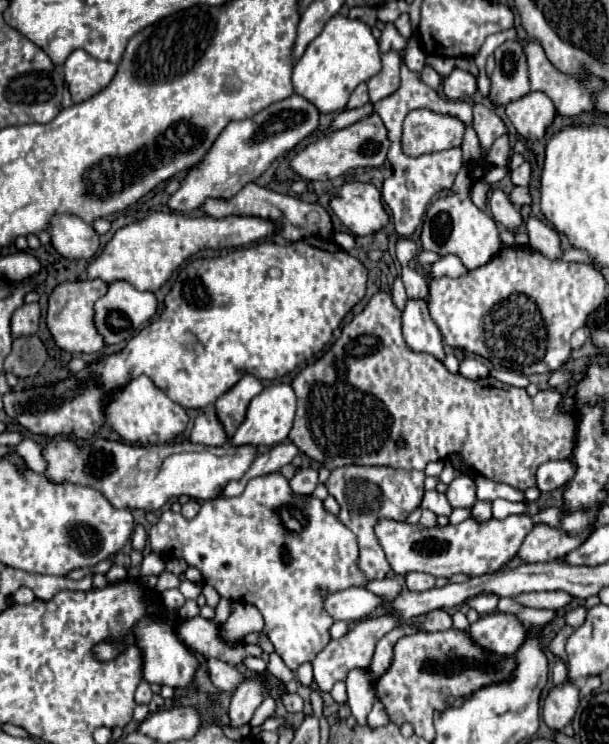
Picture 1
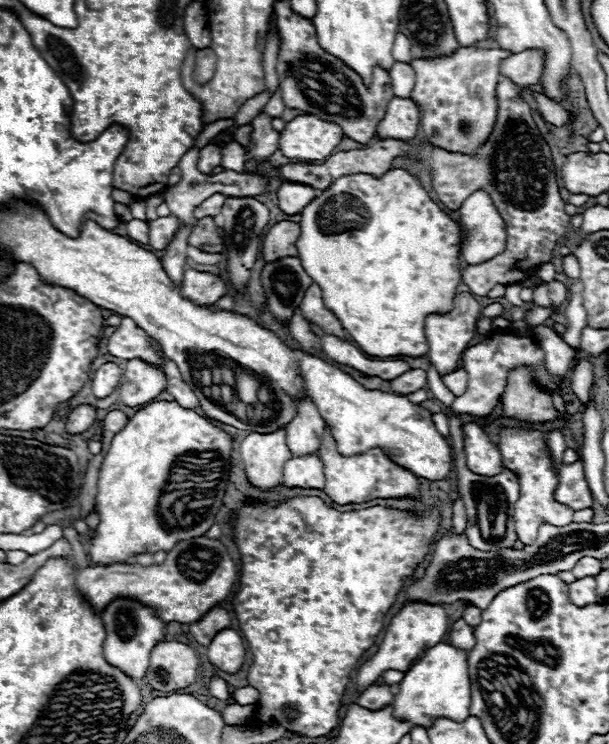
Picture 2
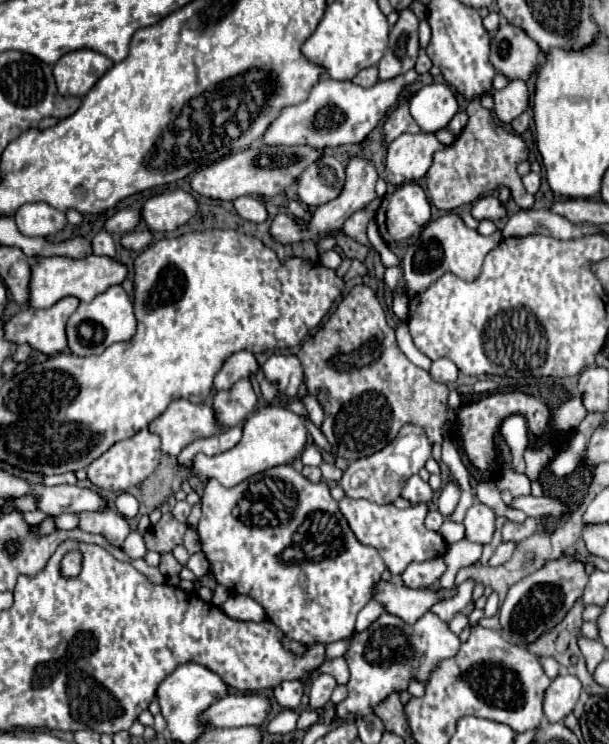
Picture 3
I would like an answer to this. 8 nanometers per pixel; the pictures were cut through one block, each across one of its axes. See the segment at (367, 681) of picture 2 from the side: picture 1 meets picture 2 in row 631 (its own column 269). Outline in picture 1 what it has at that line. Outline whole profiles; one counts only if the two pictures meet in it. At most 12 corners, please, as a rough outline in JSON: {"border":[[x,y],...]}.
{"border":[[272,384],[250,402],[228,442],[274,446],[296,416],[290,384]]}

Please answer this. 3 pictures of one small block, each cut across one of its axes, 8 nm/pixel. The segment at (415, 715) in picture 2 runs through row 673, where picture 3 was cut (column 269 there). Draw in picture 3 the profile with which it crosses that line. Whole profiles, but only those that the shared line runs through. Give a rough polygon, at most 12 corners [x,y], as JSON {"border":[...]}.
{"border":[[264,406],[228,452],[194,456],[202,482],[232,488],[292,462],[308,432],[302,416]]}

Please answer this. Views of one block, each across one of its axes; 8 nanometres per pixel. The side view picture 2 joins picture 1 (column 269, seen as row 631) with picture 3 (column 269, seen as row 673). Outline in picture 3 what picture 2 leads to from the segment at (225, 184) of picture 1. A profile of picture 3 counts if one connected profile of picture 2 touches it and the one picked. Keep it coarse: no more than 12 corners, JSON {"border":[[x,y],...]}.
{"border":[[320,78],[264,146],[360,144],[418,78],[362,88]]}

